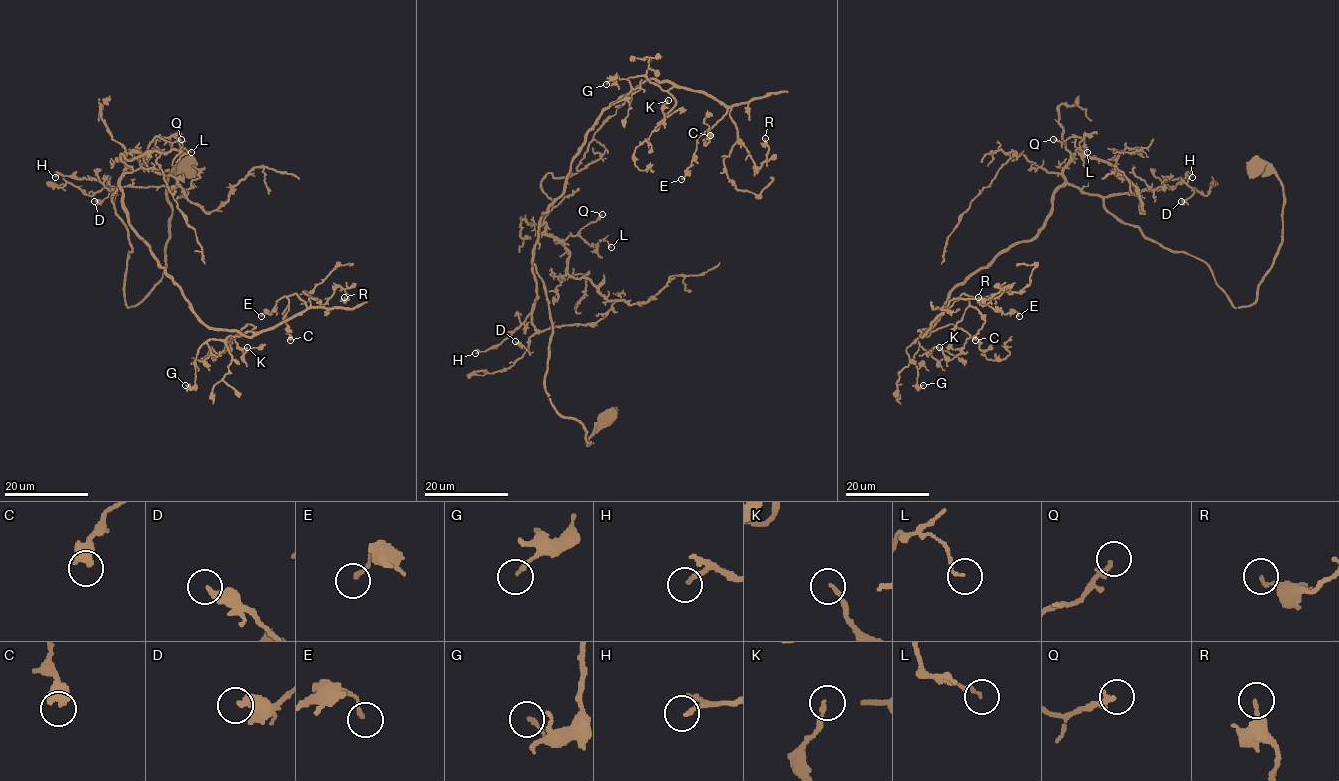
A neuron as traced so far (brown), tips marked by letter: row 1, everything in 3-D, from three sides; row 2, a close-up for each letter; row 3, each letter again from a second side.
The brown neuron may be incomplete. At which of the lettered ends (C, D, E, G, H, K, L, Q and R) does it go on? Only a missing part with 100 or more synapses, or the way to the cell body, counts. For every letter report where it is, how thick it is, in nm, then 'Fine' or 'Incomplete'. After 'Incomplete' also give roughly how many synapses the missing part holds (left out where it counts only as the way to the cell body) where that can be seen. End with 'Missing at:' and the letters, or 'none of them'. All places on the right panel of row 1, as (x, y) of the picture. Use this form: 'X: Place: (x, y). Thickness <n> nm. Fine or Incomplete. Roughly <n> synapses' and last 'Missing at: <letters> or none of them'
C: Place: (975, 340). Thickness 600 nm. Fine
D: Place: (1181, 201). Thickness 320 nm. Fine
E: Place: (1019, 316). Thickness 160 nm. Fine
G: Place: (923, 385). Thickness 150 nm. Fine
H: Place: (1192, 177). Thickness 160 nm. Fine
K: Place: (939, 347). Thickness 150 nm. Fine
L: Place: (1087, 152). Thickness 100 nm. Fine
Q: Place: (1053, 139). Thickness 200 nm. Fine
R: Place: (978, 297). Thickness 160 nm. Fine
Missing at: none of them

